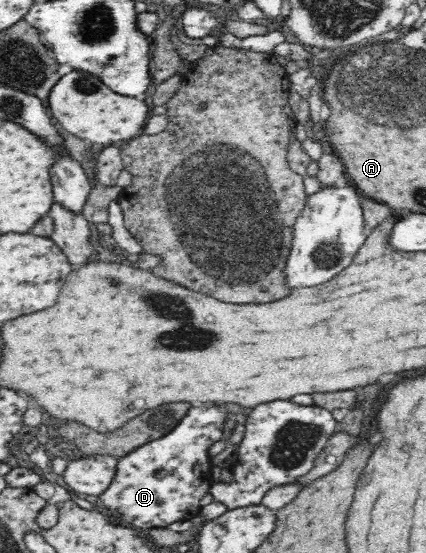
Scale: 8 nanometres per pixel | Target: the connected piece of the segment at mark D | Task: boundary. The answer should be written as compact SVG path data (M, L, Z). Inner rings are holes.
M199 405L188 408L179 423L159 439L121 458L118 475L107 491L99 496L104 510L117 514L135 528L168 527L171 523L190 521L200 514L200 501L215 483L215 469L209 449L225 437L227 419L241 405ZM163 473L165 477L157 477Z

